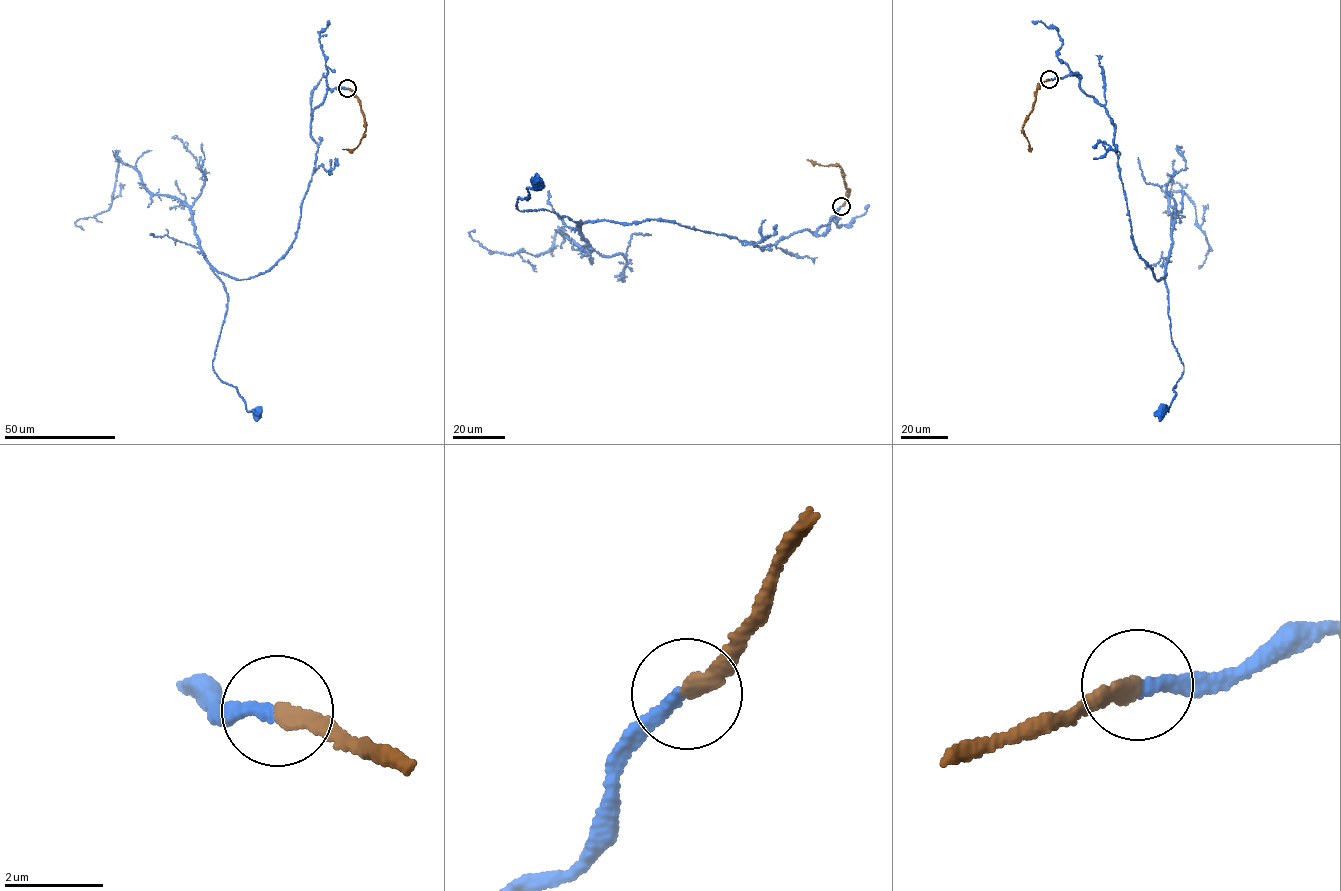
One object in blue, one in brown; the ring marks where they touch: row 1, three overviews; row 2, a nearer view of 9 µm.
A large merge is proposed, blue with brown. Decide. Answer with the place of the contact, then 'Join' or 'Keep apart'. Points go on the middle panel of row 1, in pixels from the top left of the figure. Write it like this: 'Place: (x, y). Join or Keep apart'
Place: (841, 206). Join

